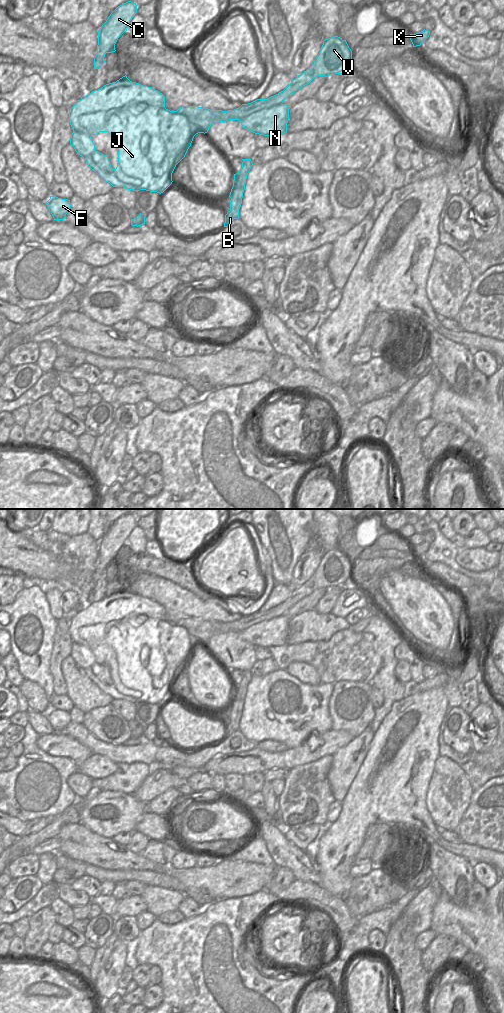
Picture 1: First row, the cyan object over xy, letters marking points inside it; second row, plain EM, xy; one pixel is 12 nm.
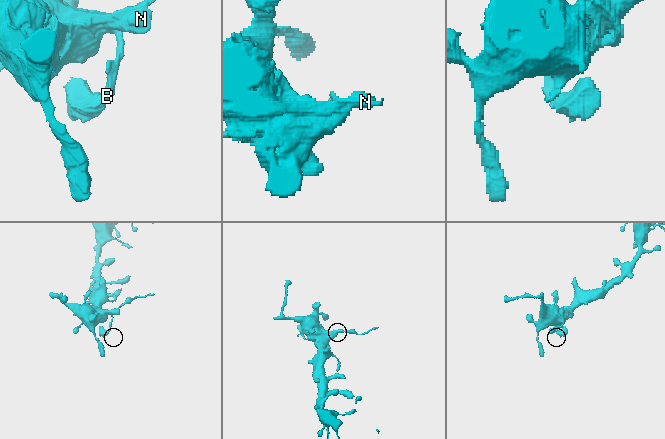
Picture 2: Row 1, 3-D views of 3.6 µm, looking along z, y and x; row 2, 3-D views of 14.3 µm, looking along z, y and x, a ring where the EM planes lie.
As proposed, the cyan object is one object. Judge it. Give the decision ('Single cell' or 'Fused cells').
Fused cells.

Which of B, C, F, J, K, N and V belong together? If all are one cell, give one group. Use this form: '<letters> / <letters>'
B C F J N / K V

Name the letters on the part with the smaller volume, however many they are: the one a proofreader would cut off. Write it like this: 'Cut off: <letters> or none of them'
Cut off: K, V

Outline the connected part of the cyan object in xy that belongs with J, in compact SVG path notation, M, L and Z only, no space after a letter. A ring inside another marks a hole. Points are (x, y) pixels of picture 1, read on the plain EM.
M125 587L116 594L106 596L88 607L82 608L69 621L69 634L73 641L70 656L77 666L85 671L87 677L113 699L123 699L133 703L146 702L161 706L172 696L172 685L176 677L185 669L196 646L205 646L213 635L228 632L239 632L243 640L255 646L264 648L284 646L287 644L290 619L286 616L279 616L272 620L262 621L248 615L228 623L210 622L197 618L182 618L177 623L170 623L165 620L165 608L162 605L151 599L132 594ZM100 644L108 644L115 652L118 663L118 675L115 681L111 679L106 667L95 662L91 648Z

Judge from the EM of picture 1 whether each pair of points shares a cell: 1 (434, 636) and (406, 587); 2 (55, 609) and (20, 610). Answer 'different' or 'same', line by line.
1: same
2: different

